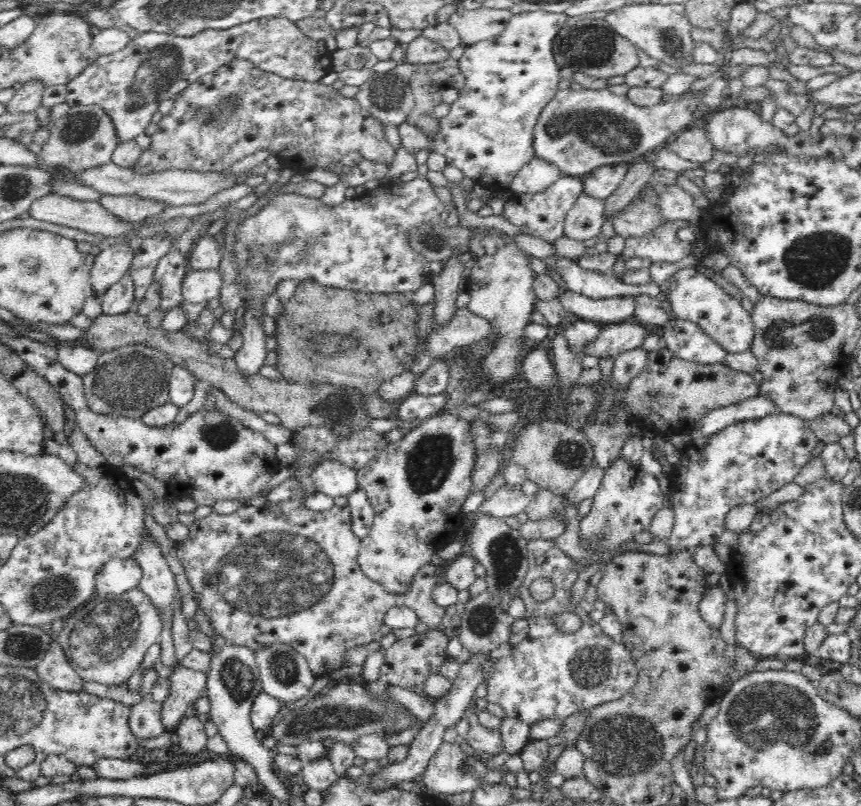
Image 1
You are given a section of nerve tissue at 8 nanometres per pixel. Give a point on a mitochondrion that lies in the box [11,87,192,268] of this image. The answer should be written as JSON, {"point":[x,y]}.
{"point":[78,129]}

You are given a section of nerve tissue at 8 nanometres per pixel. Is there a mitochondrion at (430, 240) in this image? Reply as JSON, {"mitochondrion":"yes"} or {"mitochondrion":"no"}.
{"mitochondrion":"yes"}

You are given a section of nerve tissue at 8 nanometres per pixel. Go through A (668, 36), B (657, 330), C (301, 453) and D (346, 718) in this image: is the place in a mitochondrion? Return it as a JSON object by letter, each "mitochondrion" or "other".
{"A":"mitochondrion","B":"other","C":"other","D":"mitochondrion"}

